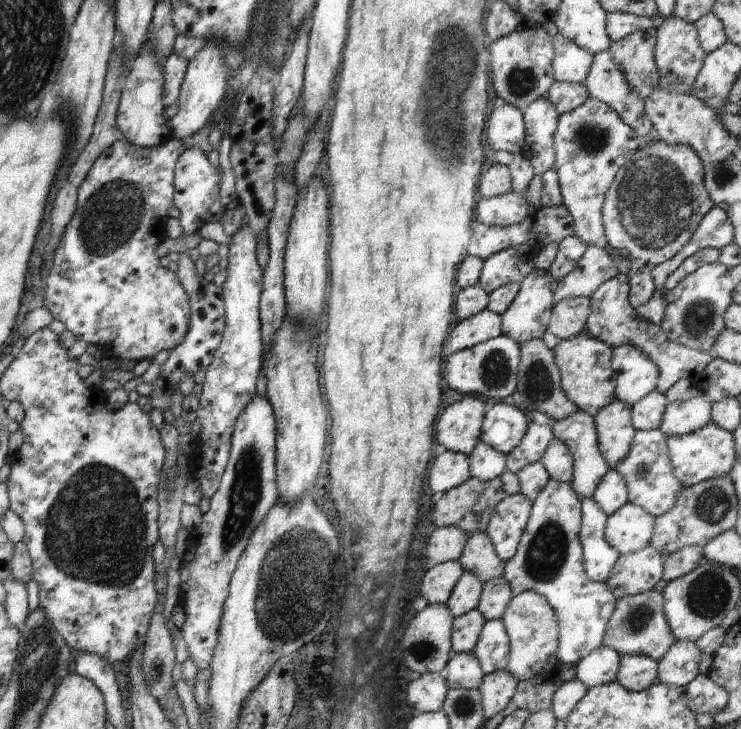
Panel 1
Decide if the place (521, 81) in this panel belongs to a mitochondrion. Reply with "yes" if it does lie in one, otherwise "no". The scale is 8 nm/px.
yes

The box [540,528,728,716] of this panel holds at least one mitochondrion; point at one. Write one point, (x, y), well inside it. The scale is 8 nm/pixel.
(640, 615)

